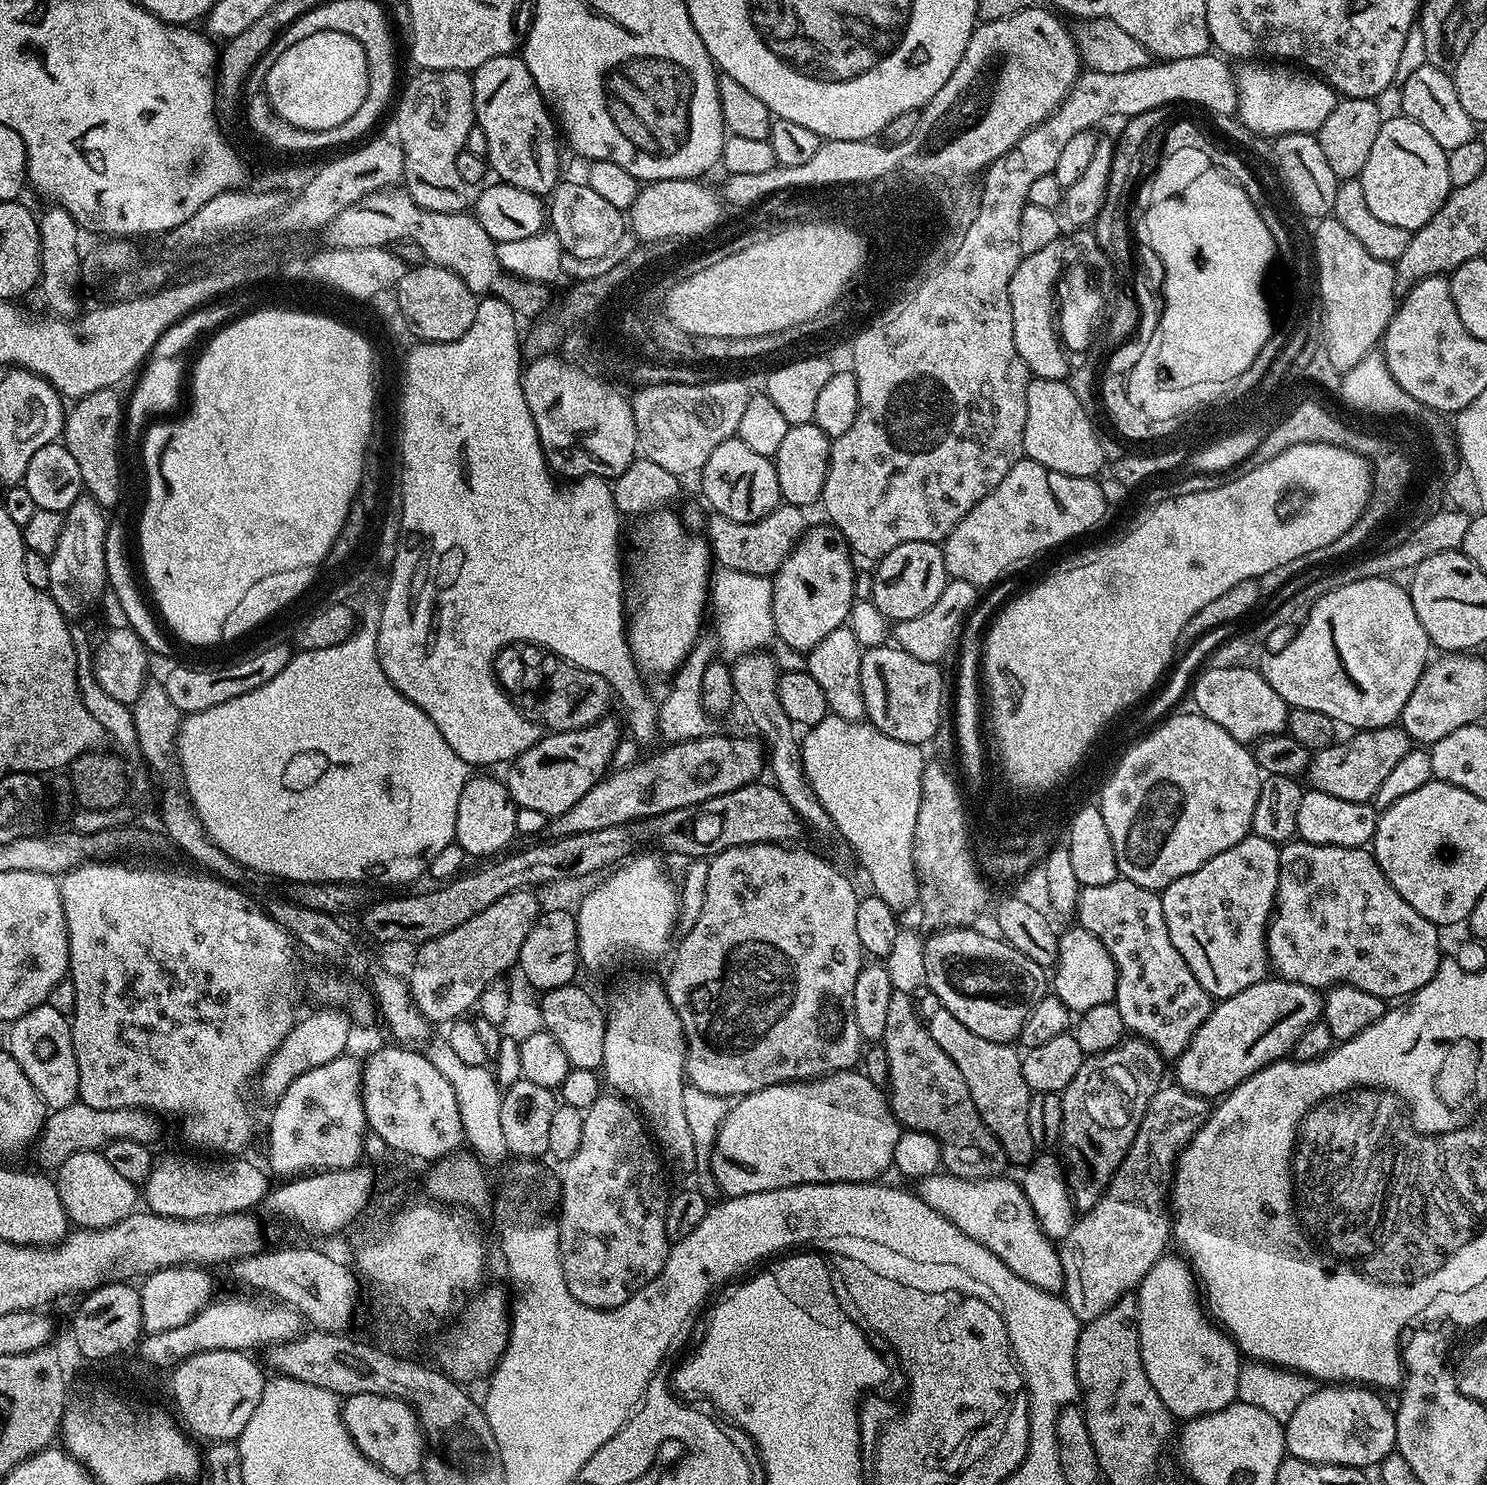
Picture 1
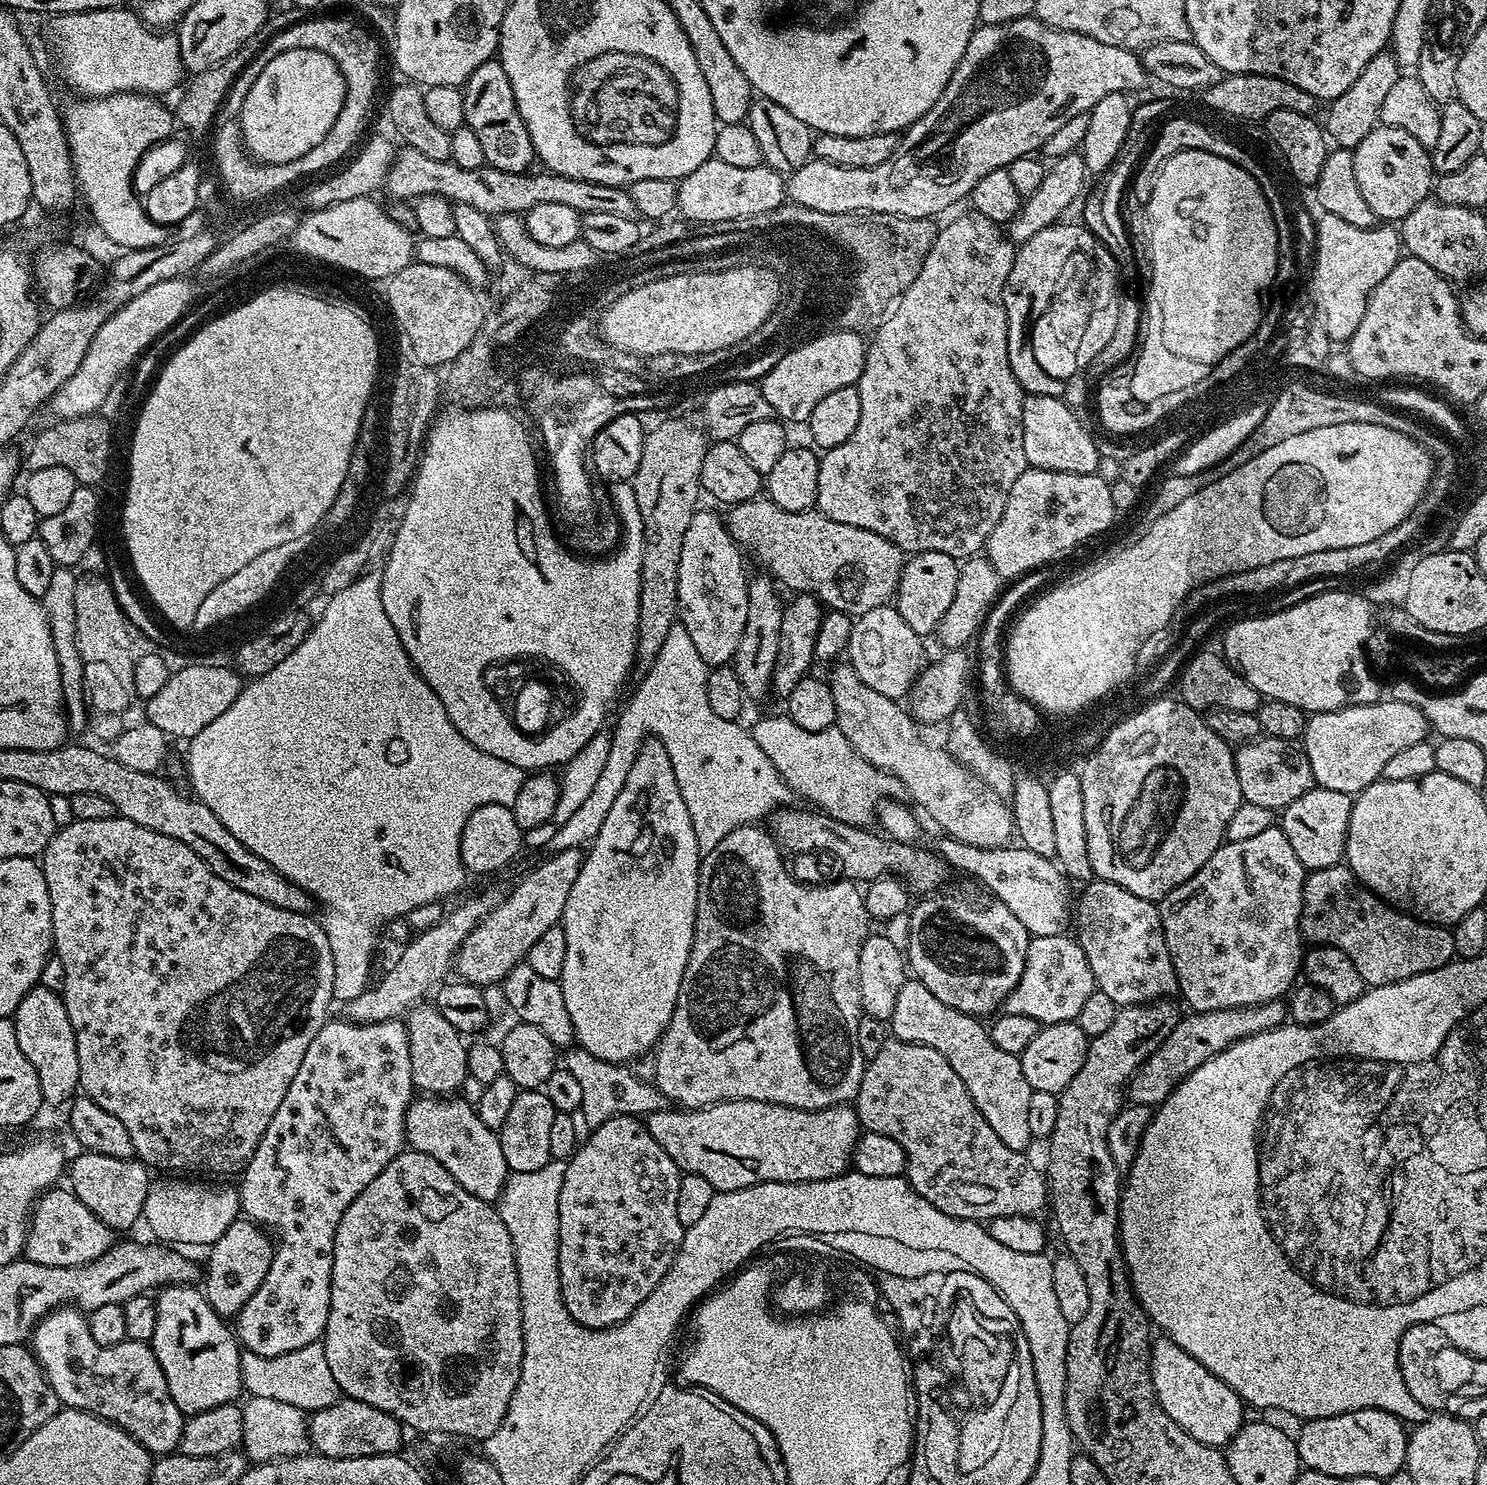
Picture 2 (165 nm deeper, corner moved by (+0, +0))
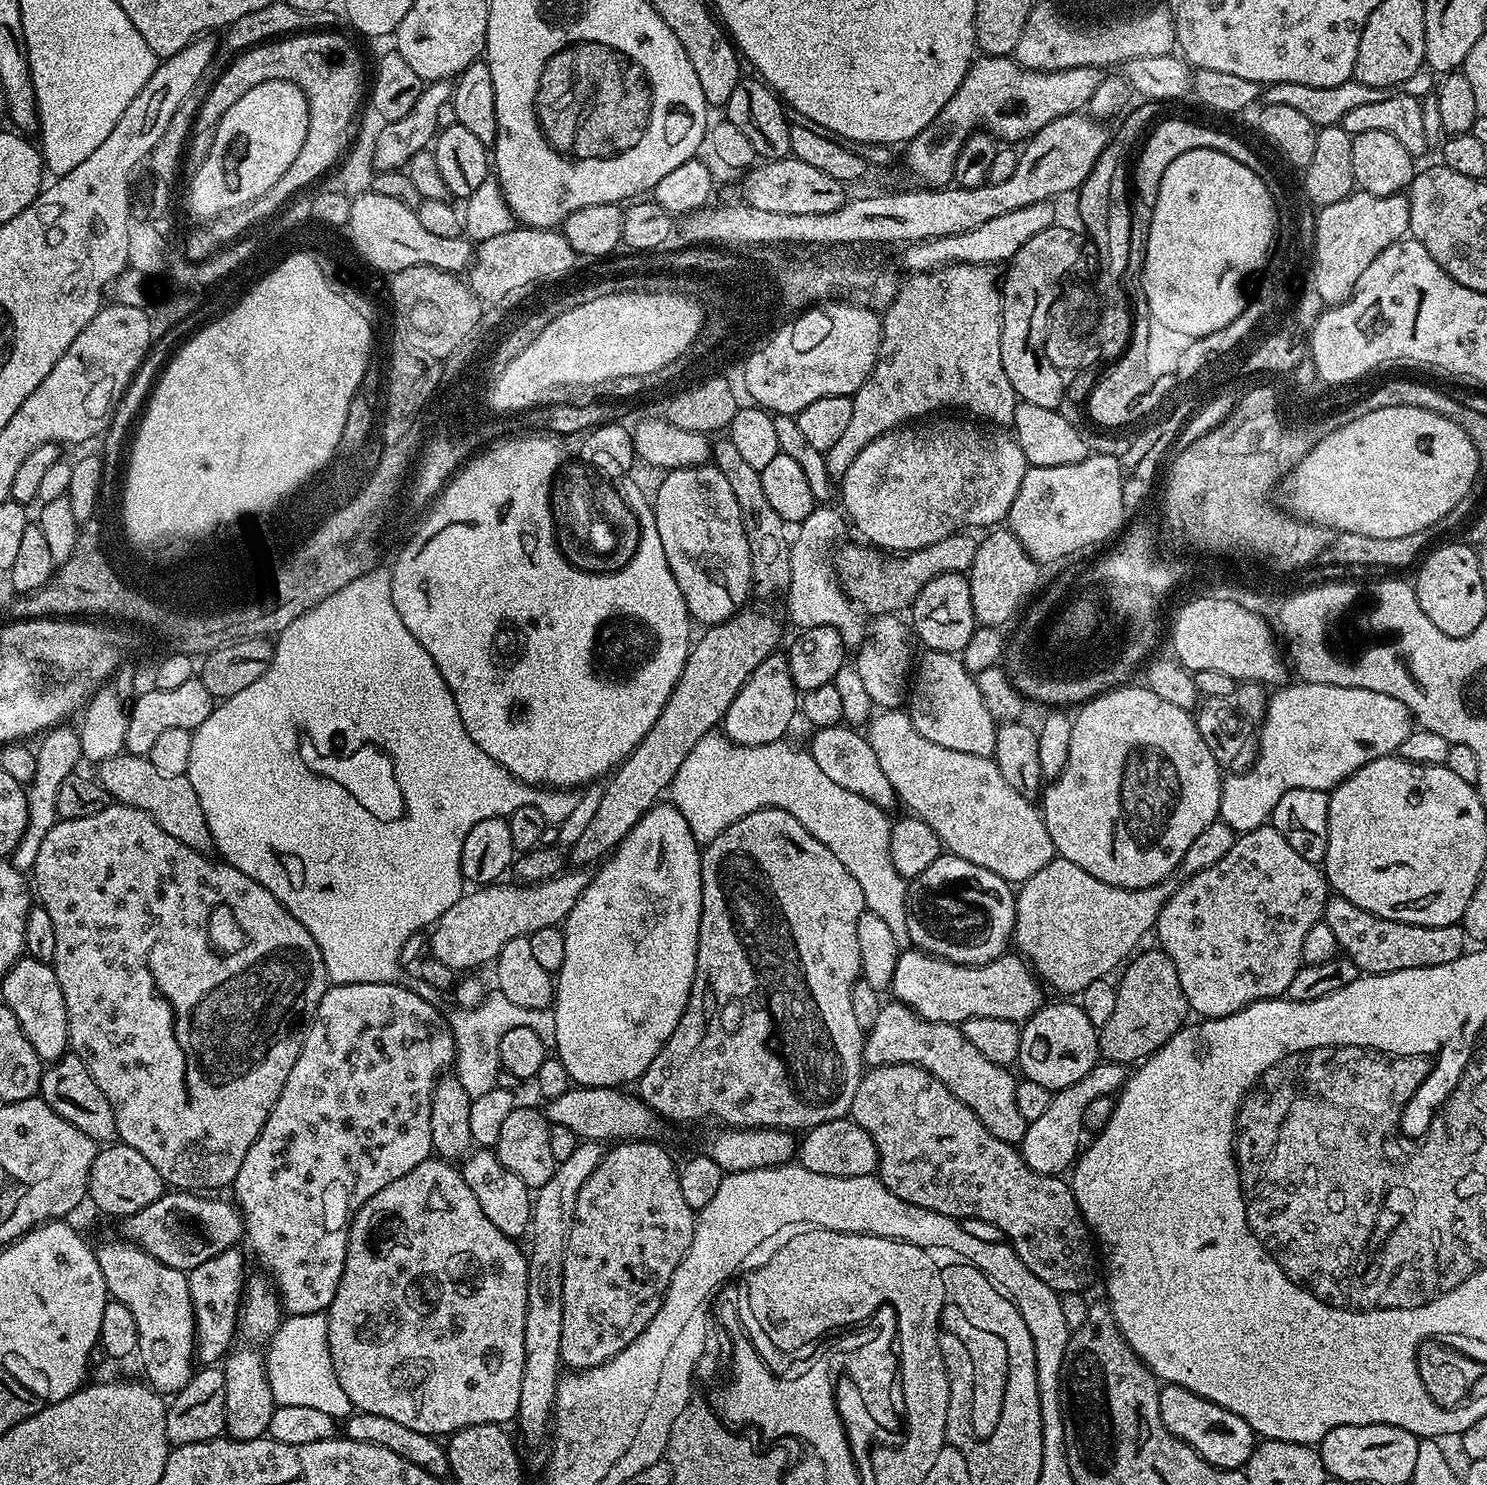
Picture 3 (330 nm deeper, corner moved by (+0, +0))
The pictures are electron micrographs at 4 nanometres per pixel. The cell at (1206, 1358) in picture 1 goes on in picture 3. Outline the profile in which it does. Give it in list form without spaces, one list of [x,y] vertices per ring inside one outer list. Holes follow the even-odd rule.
[[[1164,1384],[1160,1389],[1160,1417],[1180,1440],[1185,1440],[1206,1462],[1219,1468],[1243,1469],[1254,1447],[1254,1433],[1238,1414],[1194,1394],[1177,1384]]]

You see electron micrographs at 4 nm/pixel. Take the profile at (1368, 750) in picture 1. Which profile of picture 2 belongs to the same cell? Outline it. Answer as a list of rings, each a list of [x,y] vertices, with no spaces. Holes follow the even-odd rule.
[[[1259,735],[1255,740],[1239,745],[1234,752],[1234,770],[1238,770],[1238,786],[1244,795],[1243,802],[1282,810],[1294,798],[1302,798],[1311,788],[1317,787],[1310,758],[1297,741]]]

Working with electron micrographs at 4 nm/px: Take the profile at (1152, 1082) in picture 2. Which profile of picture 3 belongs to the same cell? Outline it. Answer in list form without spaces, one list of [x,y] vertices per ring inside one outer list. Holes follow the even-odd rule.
[[[1104,1060],[1095,1064],[1090,1074],[1086,1074],[1086,1078],[1078,1078],[1074,1086],[1066,1086],[1059,1092],[1054,1092],[1049,1108],[1040,1117],[1028,1121],[1026,1134],[1018,1145],[1026,1166],[1030,1166],[1030,1170],[1038,1170],[1038,1174],[1047,1176],[1067,1173],[1075,1165],[1082,1148],[1080,1132],[1085,1131],[1086,1106],[1090,1106],[1090,1102],[1094,1102],[1094,1098],[1099,1096],[1115,1097],[1124,1087],[1129,1075],[1129,1069],[1125,1065],[1116,1064],[1113,1060]]]

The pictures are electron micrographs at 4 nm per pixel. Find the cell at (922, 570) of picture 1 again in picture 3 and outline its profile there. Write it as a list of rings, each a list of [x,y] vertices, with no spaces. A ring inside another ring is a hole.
[[[965,573],[938,574],[916,595],[916,601],[910,609],[910,627],[915,639],[925,645],[925,649],[933,652],[951,652],[960,654],[970,642],[978,627],[976,615],[970,602],[970,582]]]

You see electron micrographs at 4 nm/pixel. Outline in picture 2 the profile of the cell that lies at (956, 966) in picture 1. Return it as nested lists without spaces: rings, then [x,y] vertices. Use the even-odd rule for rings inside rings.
[[[928,894],[917,899],[920,900],[917,904],[915,901],[908,916],[910,942],[906,953],[907,967],[911,975],[920,980],[926,990],[930,990],[930,994],[946,1002],[946,1006],[954,1006],[954,1010],[962,1010],[977,1018],[991,1017],[1012,993],[1014,986],[1018,986],[1018,978],[1022,978],[1030,935],[998,899],[989,899],[989,904],[979,904],[964,896],[944,895]]]

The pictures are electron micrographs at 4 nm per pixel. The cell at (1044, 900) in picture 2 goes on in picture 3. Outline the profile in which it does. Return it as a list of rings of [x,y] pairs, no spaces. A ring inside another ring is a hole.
[[[839,724],[834,727],[824,727],[813,731],[813,738],[808,745],[808,751],[814,758],[814,762],[821,767],[822,774],[845,788],[852,794],[866,798],[874,802],[876,806],[889,811],[898,799],[890,780],[882,771],[882,766],[875,757],[874,748],[870,746],[867,737],[846,727],[846,724]]]

